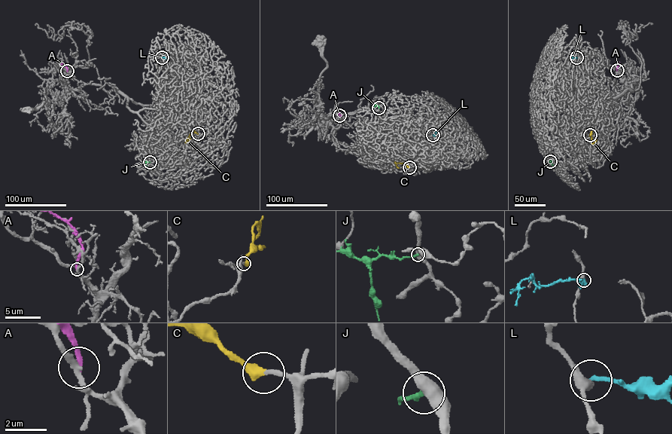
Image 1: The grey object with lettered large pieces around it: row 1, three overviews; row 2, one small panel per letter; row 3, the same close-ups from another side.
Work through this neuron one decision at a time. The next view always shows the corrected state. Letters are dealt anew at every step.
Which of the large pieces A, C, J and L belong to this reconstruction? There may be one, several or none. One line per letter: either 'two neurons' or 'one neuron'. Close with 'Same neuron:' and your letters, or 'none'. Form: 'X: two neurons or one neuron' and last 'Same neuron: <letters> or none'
A: two neurons
C: one neuron
J: two neurons
L: two neurons
Same neuron: C

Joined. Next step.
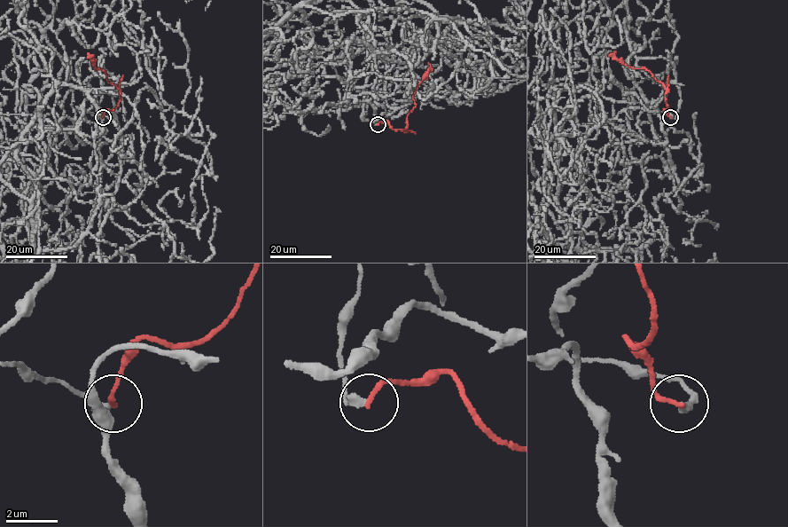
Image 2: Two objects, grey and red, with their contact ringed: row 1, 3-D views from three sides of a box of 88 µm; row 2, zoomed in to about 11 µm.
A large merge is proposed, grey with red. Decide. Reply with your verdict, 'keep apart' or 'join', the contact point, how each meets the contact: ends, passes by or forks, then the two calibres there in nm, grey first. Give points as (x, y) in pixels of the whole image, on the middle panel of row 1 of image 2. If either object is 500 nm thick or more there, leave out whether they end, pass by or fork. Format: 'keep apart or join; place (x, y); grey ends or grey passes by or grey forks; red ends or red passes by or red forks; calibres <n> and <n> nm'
keep apart; place (378, 124); grey ends; red ends; calibres 320 and 190 nm

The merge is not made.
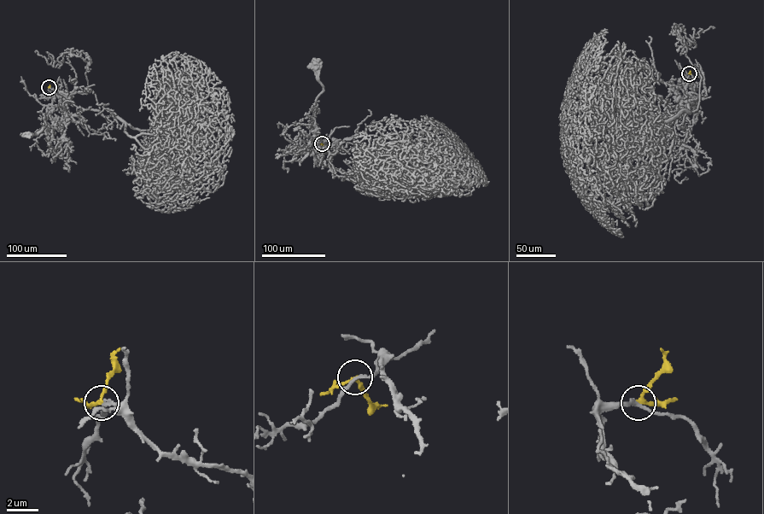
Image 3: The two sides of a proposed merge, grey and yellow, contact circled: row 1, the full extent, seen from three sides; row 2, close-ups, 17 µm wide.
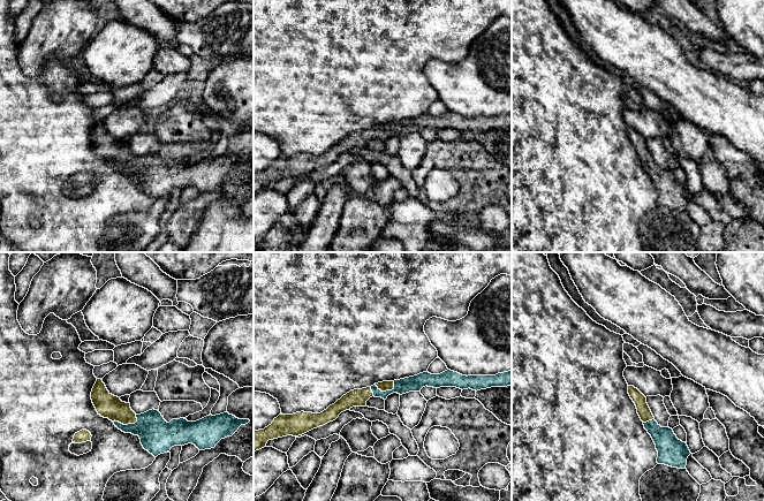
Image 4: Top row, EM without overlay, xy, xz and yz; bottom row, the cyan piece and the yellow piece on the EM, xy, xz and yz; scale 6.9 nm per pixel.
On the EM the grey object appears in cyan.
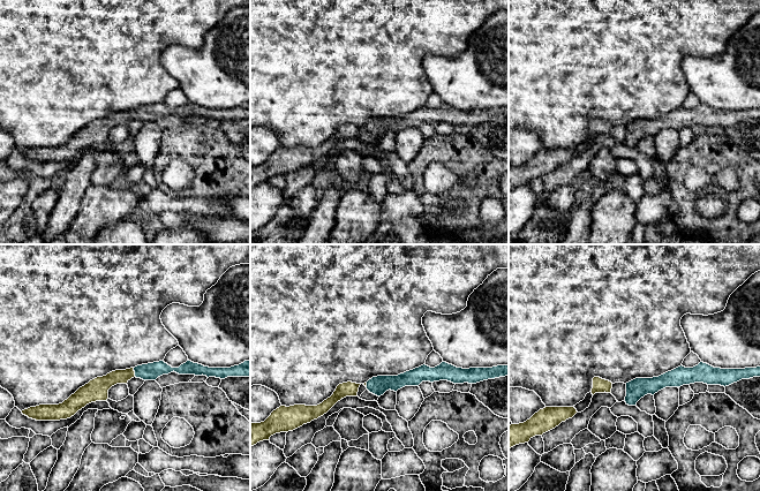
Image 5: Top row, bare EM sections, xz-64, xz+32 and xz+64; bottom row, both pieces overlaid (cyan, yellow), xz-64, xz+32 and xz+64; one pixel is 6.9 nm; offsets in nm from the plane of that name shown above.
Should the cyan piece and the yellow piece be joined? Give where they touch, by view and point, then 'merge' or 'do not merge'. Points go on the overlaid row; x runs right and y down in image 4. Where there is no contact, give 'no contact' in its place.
xy (126, 425) | merge

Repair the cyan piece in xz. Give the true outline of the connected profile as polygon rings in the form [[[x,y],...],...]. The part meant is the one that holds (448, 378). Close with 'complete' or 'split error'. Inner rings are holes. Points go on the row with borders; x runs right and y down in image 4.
[[[451,370],[440,374],[431,374],[426,371],[400,380],[378,382],[371,387],[350,390],[320,413],[301,411],[293,415],[279,415],[264,430],[254,431],[254,453],[266,447],[268,440],[287,435],[302,435],[335,420],[341,412],[353,407],[366,407],[366,401],[372,396],[386,400],[393,393],[402,395],[409,392],[421,392],[425,386],[433,388],[456,387],[462,390],[470,388],[477,392],[491,387],[507,387],[510,385],[512,371],[496,375],[467,377]]]; split error

